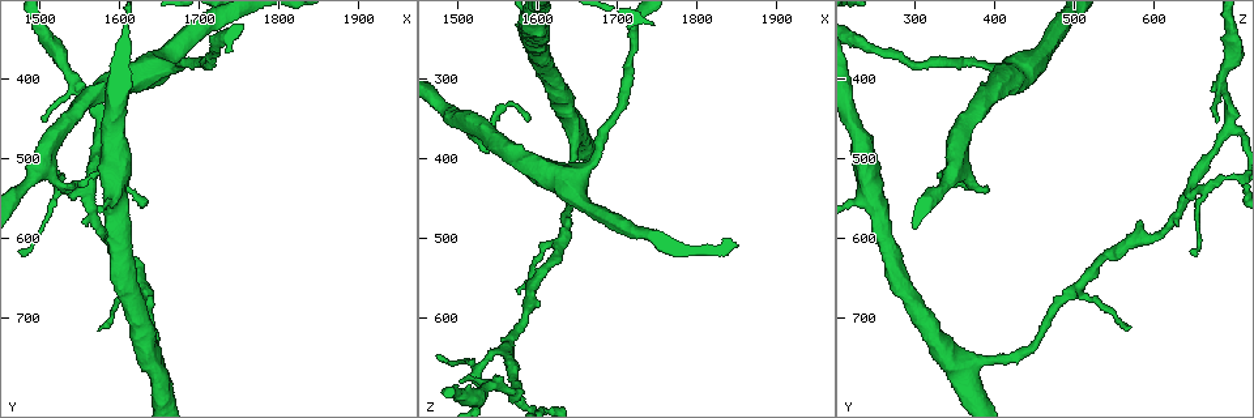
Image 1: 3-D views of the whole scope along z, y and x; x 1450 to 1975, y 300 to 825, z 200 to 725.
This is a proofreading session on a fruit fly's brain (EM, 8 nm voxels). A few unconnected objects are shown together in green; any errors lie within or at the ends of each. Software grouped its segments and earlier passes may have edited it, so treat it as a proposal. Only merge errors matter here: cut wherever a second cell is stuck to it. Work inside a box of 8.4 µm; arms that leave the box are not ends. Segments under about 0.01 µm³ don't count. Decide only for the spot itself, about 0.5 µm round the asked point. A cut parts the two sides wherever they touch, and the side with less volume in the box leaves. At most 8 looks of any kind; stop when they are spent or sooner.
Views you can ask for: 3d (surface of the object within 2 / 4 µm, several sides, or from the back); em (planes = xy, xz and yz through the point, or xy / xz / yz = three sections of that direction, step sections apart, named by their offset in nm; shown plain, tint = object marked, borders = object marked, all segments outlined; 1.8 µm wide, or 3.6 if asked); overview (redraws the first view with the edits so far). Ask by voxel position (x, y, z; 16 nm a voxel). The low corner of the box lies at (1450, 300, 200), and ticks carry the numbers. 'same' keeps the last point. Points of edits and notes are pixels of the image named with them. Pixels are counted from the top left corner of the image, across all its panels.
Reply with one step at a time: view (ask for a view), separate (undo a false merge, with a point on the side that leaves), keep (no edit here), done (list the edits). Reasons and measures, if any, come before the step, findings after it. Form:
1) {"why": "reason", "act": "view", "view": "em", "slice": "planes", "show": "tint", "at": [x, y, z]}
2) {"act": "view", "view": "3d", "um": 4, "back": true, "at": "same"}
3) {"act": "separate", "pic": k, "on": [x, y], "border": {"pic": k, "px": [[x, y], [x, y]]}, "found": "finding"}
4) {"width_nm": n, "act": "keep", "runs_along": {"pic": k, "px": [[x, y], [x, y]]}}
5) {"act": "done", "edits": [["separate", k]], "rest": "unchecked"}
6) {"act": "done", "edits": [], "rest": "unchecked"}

{"act": "view", "view": "3d", "um": 4, "at": [1640, 760, 355]}

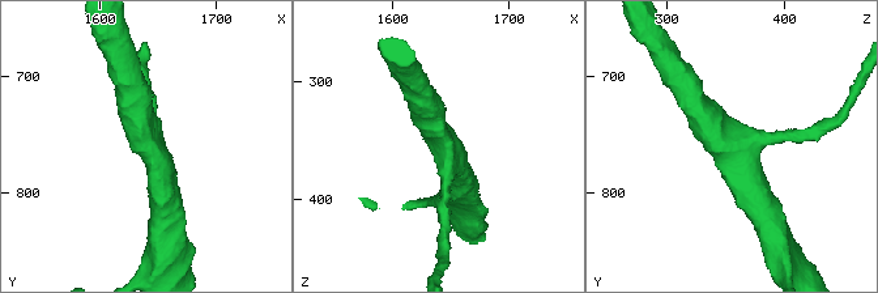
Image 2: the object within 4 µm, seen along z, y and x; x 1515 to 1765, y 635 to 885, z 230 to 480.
{"arms": 3, "arm_widths_nm": [160, 400, 400], "why": "shape alone is not enough", "act": "view", "view": "em", "slice": "xy", "step": 8, "show": "tint", "at": [1640, 758, 350]}

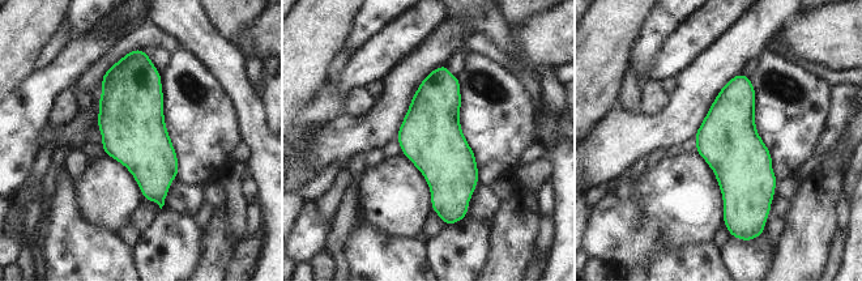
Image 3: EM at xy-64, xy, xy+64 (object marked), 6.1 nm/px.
{"act": "keep", "found": "all the same cell"}

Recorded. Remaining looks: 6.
{"why": "three-way junction", "act": "view", "view": "em", "slice": "yz", "step": 16, "show": "tint", "at": [1590, 540, 245]}

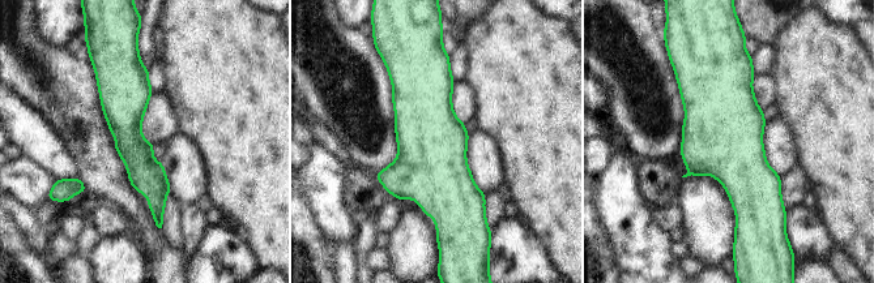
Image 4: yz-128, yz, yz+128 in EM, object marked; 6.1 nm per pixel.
{"why": "cut it another way", "act": "view", "view": "em", "slice": "planes", "show": "borders", "at": "same"}

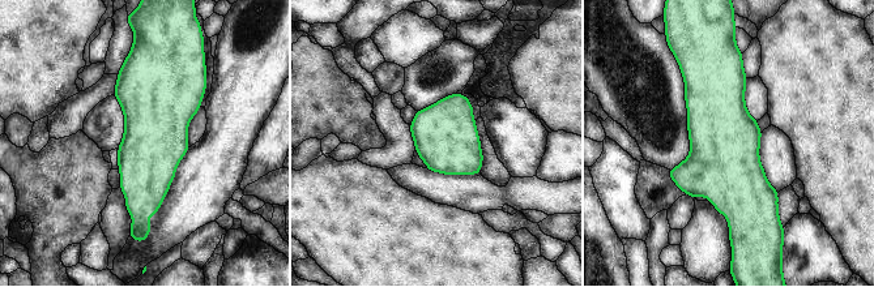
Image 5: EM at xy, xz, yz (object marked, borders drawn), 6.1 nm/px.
{"act": "keep", "found": "one cell here"}

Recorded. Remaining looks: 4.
{"act": "view", "view": "em", "slice": "xy", "step": 16, "show": "tint", "at": [1560, 545, 640]}

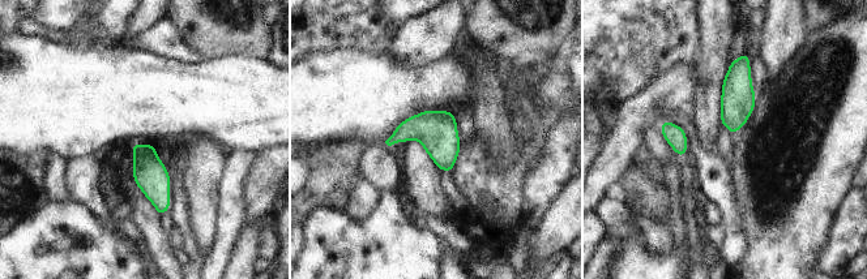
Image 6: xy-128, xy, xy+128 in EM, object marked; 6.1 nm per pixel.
{"act": "view", "view": "em", "slice": "planes", "show": "borders", "at": "same"}

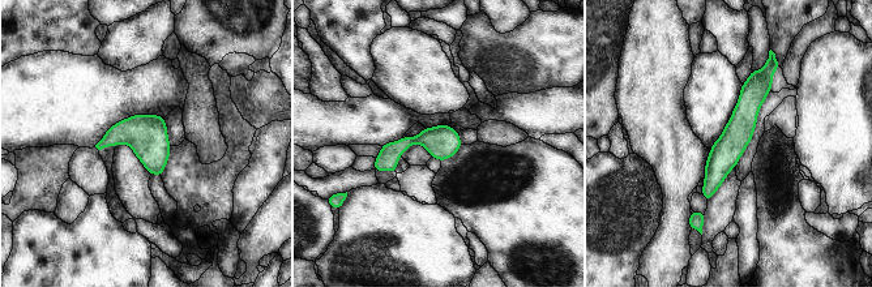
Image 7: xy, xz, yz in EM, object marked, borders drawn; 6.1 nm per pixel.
{"width_nm": 190, "act": "keep", "runs_along": {"pic": 7, "px": [[769, 75], [753, 91], [708, 196]]}, "found": "one cell here"}

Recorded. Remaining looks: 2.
{"why": "side arm on a straight run", "act": "view", "view": "em", "um": 3.6, "slice": "xz", "step": 16, "show": "tint", "at": [1500, 515, 355]}

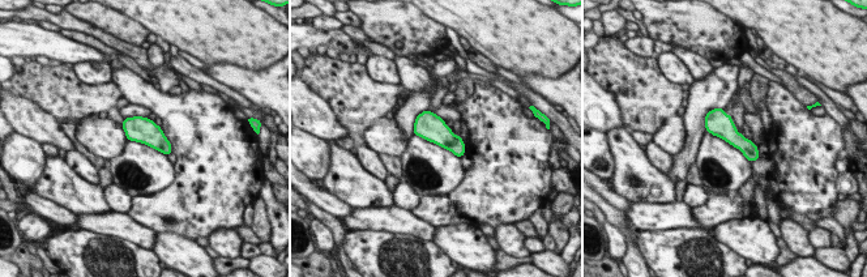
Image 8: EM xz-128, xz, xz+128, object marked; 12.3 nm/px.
{"act": "view", "view": "em", "um": 3.6, "slice": "planes", "show": "tint", "at": "same"}

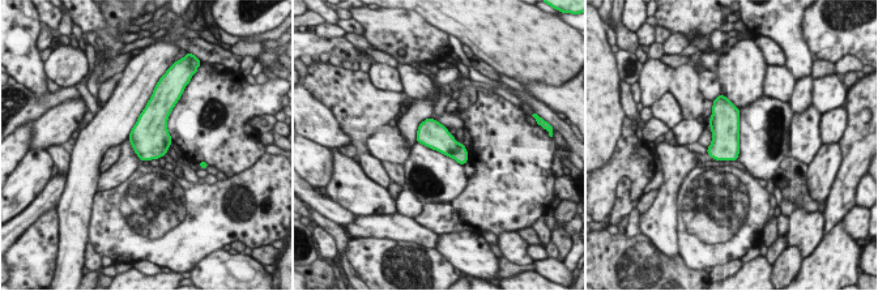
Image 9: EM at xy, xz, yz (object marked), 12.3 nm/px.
{"act": "keep", "found": "all the same cell"}

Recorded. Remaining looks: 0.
{"act": "done", "edits": [], "rest": "unchecked"}

